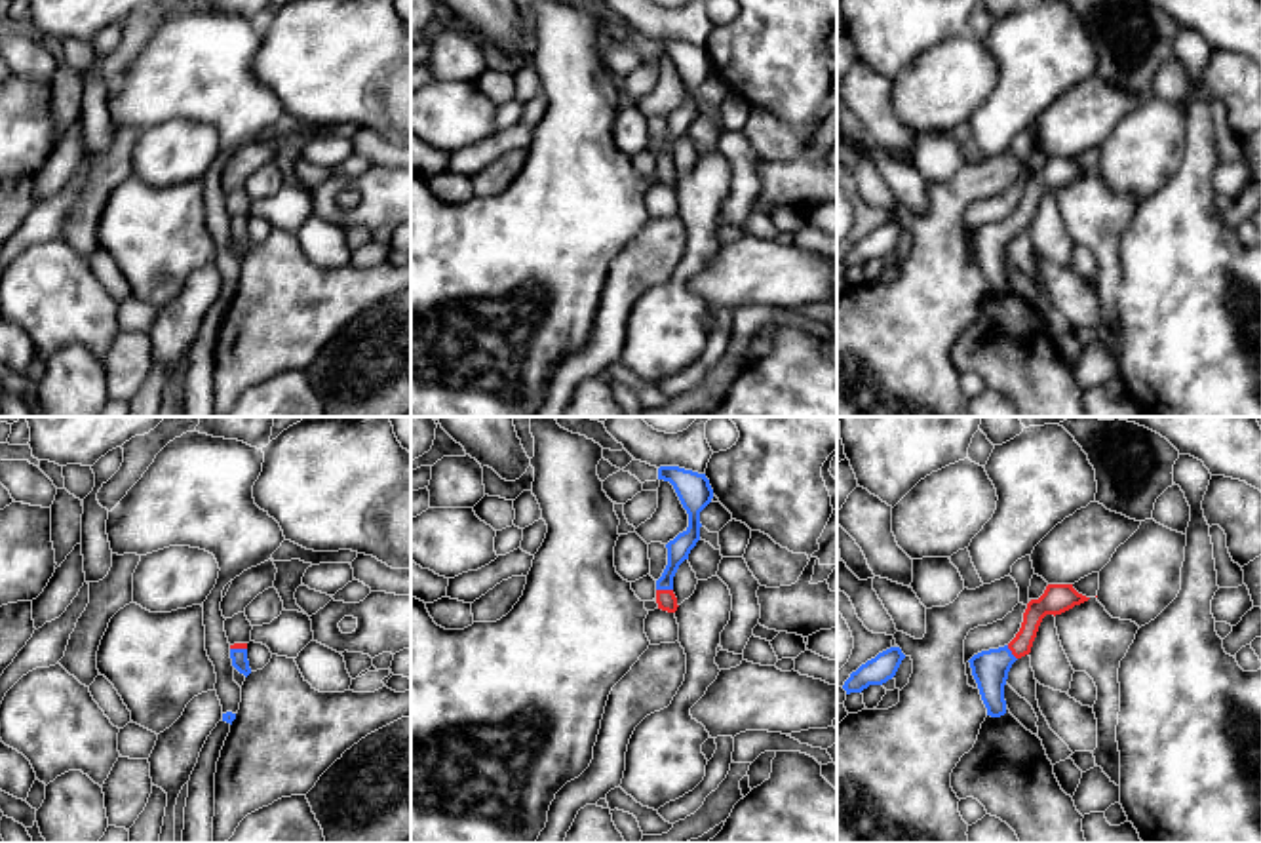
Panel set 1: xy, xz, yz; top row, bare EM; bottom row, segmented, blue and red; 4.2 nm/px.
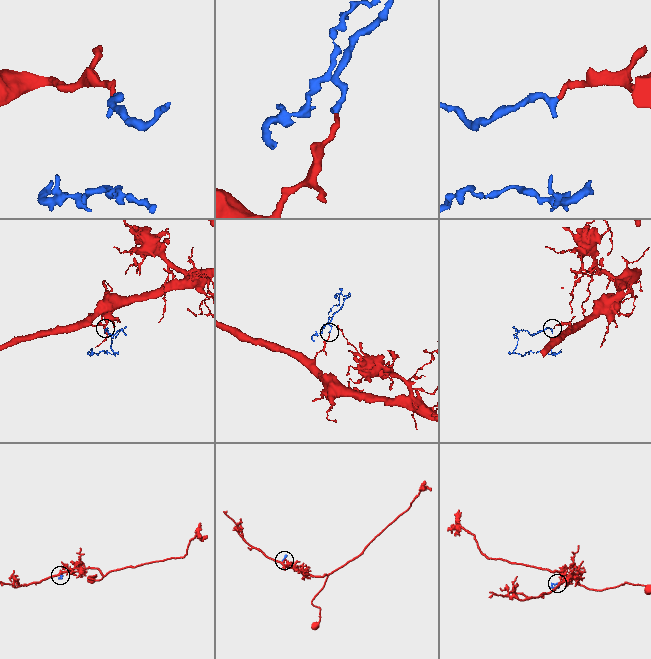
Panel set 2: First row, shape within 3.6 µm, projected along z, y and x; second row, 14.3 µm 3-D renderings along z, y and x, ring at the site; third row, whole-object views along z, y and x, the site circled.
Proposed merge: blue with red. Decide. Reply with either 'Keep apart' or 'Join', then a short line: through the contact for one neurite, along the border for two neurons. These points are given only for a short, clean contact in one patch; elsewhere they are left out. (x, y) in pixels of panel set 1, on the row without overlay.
Join. Line: xz (678, 124), (664, 162), (666, 174)

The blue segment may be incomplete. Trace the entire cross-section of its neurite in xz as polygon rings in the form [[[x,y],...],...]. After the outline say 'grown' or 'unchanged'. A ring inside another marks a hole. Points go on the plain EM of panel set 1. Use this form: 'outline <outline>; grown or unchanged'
outline [[[660,40],[658,53],[669,55],[689,88],[689,101],[666,118],[668,139],[656,154],[658,183],[675,186],[677,171],[673,167],[673,150],[679,139],[689,133],[690,124],[700,114],[700,86],[711,76],[713,63],[706,48],[685,44],[679,40]]]; grown

